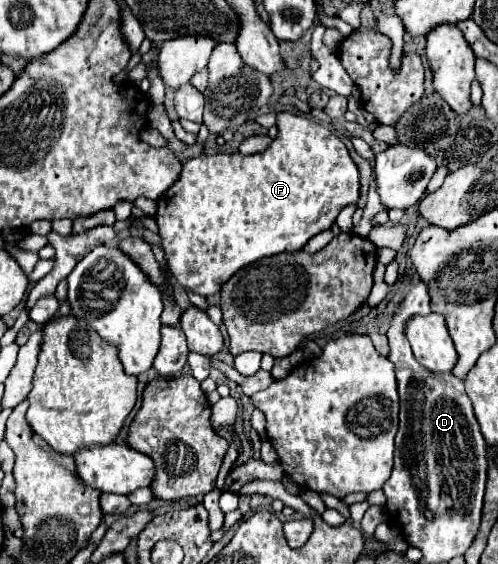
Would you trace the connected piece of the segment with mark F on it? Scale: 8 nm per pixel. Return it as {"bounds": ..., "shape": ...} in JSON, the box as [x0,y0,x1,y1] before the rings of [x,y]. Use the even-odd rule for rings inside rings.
{"bounds":[155,113,359,297],"shape":[[[277,113],[277,127],[279,127],[279,135],[273,139],[273,143],[257,155],[241,155],[241,153],[217,153],[217,155],[201,155],[201,157],[193,157],[189,161],[185,161],[183,171],[179,175],[179,179],[159,197],[157,201],[157,215],[155,221],[159,225],[159,237],[161,237],[161,247],[165,251],[165,259],[167,259],[167,267],[169,273],[177,279],[177,283],[185,289],[185,291],[193,291],[201,297],[211,297],[215,293],[221,291],[221,285],[227,283],[227,279],[231,279],[241,267],[247,267],[263,257],[273,257],[277,253],[293,253],[303,249],[303,245],[317,233],[329,229],[333,225],[333,221],[337,219],[339,211],[349,205],[349,203],[357,203],[359,199],[359,171],[357,165],[353,163],[345,143],[327,127],[317,125],[313,121],[309,121],[307,117],[299,117],[293,113]]]}

